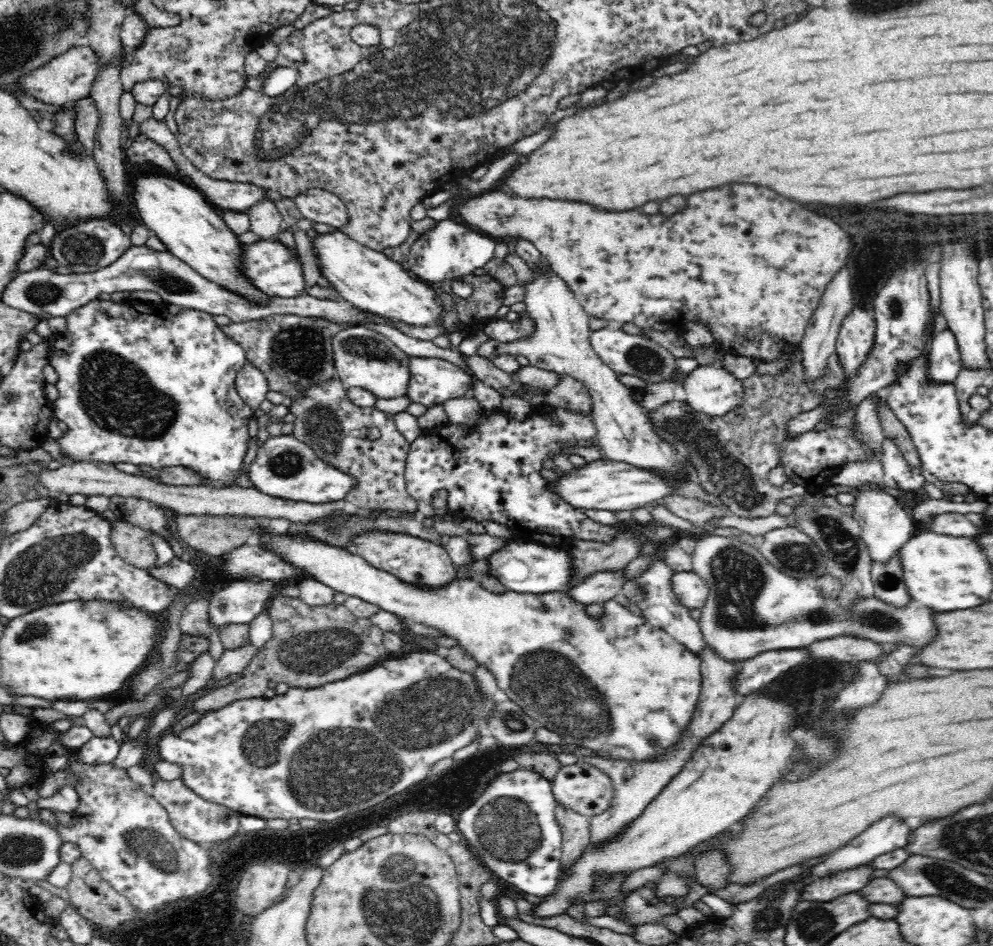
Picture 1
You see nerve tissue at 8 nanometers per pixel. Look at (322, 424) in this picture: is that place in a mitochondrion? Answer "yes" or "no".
yes

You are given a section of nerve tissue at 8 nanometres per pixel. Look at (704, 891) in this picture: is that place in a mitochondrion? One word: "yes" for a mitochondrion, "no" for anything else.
no

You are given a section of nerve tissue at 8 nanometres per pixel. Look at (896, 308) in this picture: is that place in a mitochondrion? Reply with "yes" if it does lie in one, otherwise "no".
yes

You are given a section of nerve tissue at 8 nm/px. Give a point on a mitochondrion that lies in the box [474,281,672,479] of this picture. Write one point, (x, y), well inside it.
(646, 361)

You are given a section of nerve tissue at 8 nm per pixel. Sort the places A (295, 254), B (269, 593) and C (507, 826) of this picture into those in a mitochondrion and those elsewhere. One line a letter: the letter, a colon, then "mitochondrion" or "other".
A: other
B: other
C: mitochondrion

